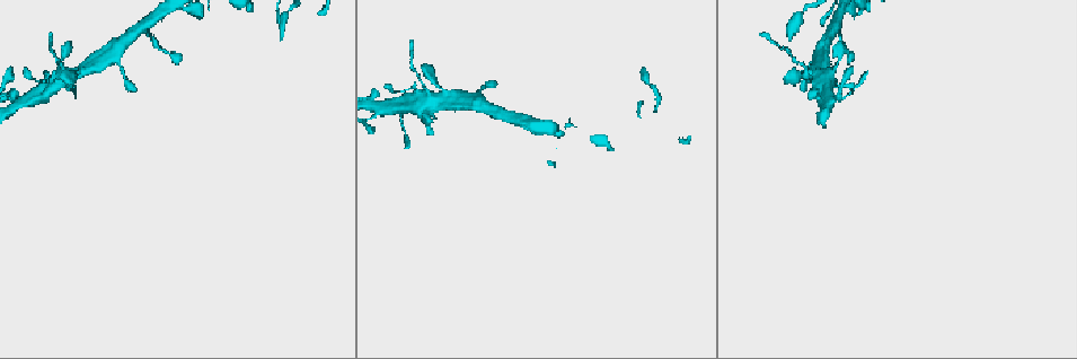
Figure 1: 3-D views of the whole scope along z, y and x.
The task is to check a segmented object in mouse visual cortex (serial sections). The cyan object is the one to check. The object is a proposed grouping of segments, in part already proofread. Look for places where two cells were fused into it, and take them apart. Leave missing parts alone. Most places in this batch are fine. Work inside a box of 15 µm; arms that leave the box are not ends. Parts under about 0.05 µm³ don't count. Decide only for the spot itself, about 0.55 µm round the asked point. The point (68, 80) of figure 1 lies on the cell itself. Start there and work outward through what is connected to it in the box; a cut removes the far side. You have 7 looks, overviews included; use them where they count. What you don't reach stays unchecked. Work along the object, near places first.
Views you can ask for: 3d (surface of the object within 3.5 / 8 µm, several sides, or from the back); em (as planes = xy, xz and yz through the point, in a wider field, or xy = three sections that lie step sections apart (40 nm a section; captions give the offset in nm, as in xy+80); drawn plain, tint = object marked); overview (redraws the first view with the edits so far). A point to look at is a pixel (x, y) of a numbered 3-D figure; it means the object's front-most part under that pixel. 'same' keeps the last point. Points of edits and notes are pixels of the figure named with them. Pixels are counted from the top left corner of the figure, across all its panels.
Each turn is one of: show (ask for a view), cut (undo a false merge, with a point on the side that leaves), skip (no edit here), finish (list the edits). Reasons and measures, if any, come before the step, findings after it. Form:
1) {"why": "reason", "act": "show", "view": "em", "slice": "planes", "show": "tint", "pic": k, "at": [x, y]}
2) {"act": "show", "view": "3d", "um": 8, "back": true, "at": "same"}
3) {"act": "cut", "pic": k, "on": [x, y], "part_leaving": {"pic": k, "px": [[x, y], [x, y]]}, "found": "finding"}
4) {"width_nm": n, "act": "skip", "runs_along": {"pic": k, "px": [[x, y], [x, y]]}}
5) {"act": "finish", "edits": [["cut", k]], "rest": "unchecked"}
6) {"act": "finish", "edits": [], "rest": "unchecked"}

{"why": "sudden change in width", "act": "show", "view": "3d", "um": 3.5, "pic": 1, "at": [141, 30]}

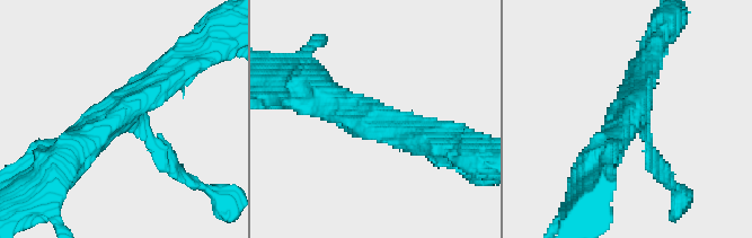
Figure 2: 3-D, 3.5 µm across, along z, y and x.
{"arms": 3, "arm_widths_nm": [100, 250, 450], "act": "show", "view": "em", "slice": "xy", "step": 2, "show": "tint", "pic": 2, "at": [632, 112]}

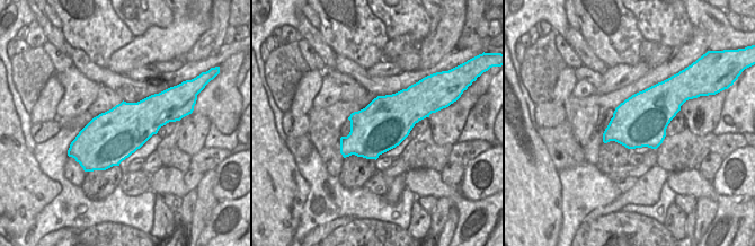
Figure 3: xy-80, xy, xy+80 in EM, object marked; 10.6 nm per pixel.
{"act": "skip", "found": "all the same cell"}

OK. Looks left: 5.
{"why": "calibre changes", "act": "show", "view": "em", "slice": "xy", "step": 2, "show": "tint", "pic": 1, "at": [122, 66]}

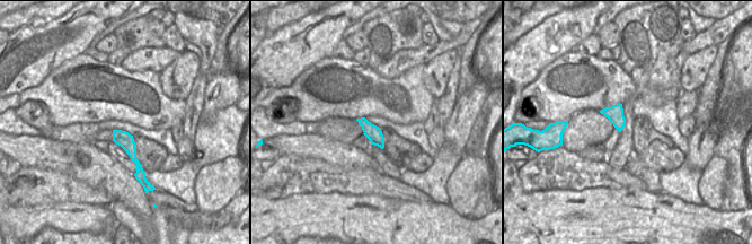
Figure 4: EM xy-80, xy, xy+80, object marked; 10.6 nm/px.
{"act": "show", "view": "3d", "um": 3.5, "at": "same"}

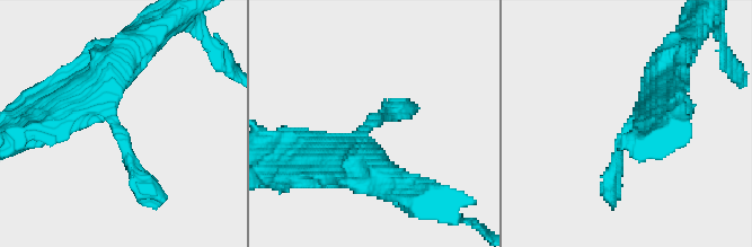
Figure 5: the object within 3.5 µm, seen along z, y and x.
{"act": "skip", "runs_along": {"pic": 5, "px": [[68, 105], [109, 108], [148, 188]]}, "found": "all the same cell"}

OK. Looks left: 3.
{"why": "two arms at a narrow angle", "act": "show", "view": "3d", "um": 3.5, "pic": 1, "at": [428, 96]}

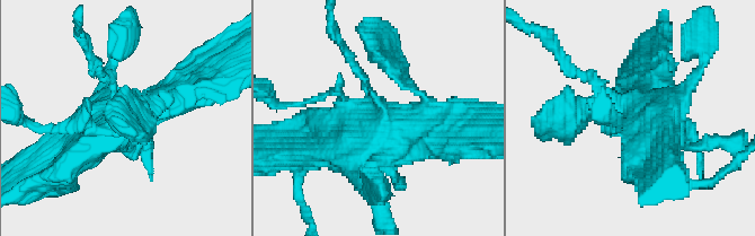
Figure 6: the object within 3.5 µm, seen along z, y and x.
{"act": "skip", "runs_along": {"pic": 6, "px": [[162, 105], [89, 129], [37, 171]]}, "found": "one cell here"}

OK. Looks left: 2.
{"act": "finish", "edits": [], "rest": "unchecked"}

